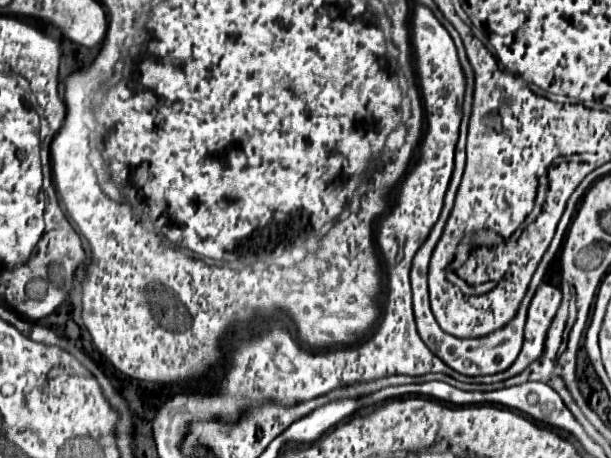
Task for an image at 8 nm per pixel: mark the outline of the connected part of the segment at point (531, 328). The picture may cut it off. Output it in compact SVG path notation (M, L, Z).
M542 284L536 290L536 296L528 310L522 352L544 352L546 334L560 308L560 302L562 302L562 292L556 286Z

